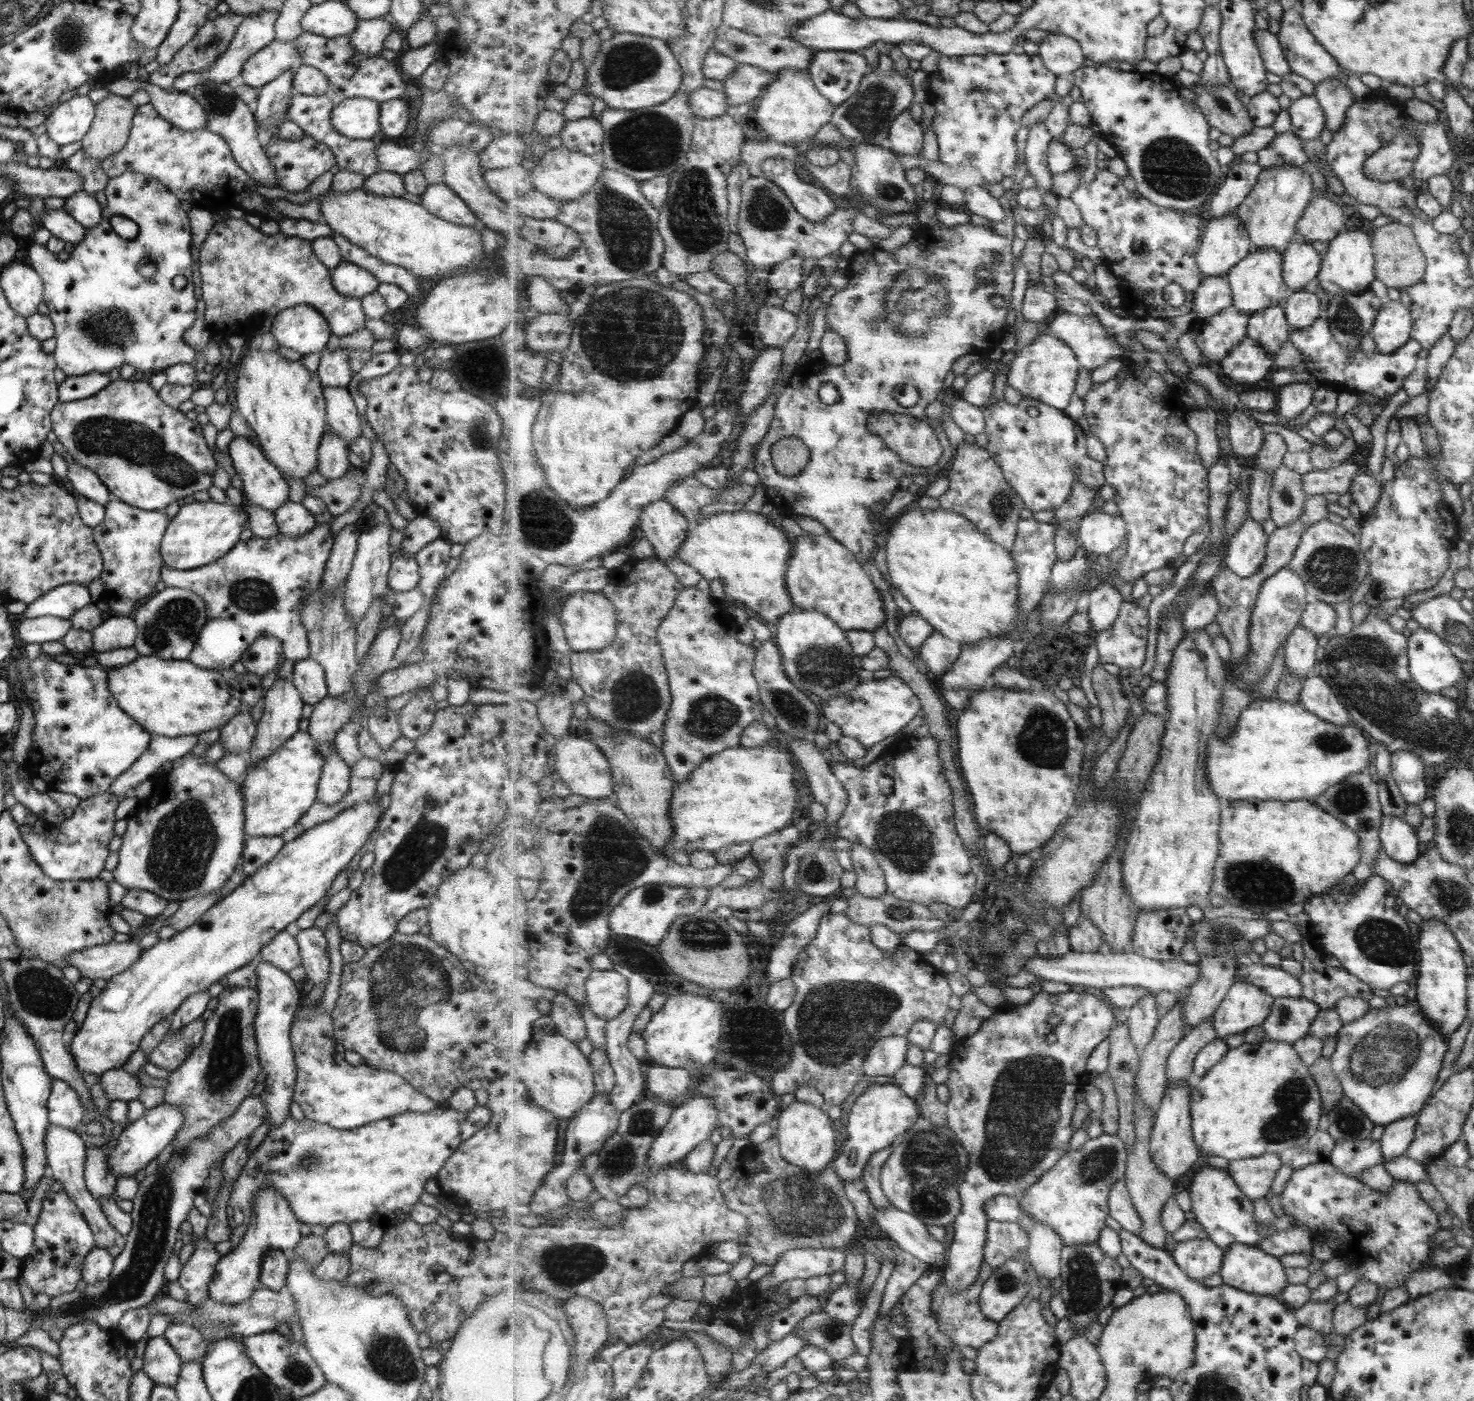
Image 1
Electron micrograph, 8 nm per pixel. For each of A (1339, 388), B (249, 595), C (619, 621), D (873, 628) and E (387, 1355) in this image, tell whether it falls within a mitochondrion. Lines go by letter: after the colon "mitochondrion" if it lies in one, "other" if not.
A: other
B: mitochondrion
C: other
D: other
E: mitochondrion

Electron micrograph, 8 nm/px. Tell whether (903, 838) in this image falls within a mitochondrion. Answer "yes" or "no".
yes

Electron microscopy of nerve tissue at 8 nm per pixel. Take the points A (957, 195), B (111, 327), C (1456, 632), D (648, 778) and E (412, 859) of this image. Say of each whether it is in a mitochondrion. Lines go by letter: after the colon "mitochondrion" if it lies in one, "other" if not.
A: other
B: mitochondrion
C: mitochondrion
D: other
E: mitochondrion

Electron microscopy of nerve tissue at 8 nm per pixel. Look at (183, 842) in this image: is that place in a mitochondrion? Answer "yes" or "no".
yes

